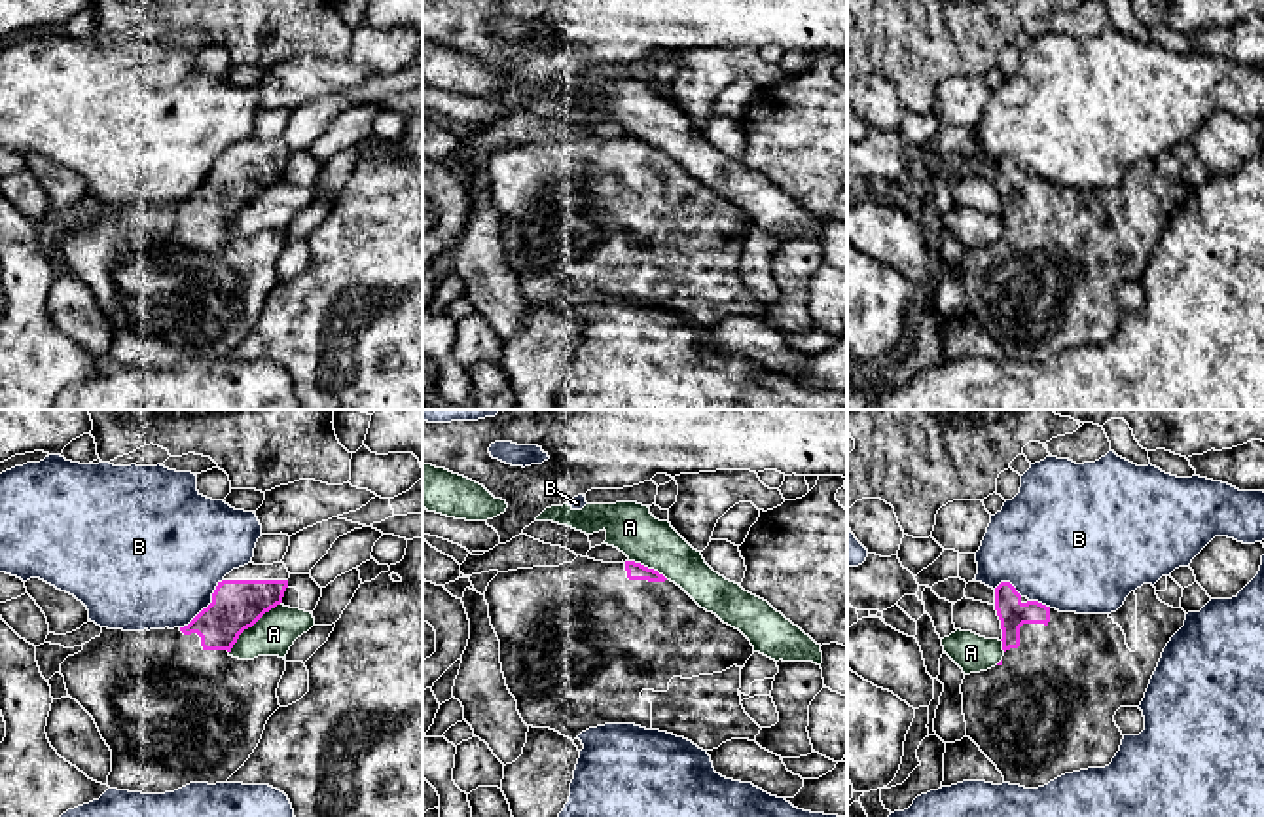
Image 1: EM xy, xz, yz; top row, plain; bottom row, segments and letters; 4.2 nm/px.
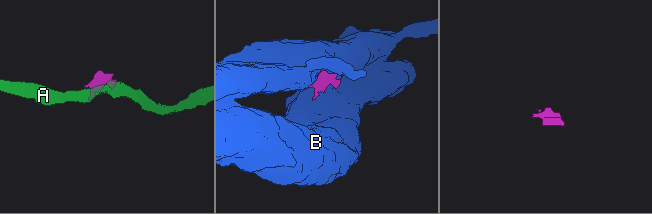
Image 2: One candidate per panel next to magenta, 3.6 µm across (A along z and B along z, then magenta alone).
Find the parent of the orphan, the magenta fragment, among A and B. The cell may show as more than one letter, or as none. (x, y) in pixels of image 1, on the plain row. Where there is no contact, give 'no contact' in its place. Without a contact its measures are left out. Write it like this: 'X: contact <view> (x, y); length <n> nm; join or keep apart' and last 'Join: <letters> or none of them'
A: contact xy (251, 201); length 300 nm; keep apart
B: contact xy (209, 181); length 280 nm; keep apart
Join: none of them

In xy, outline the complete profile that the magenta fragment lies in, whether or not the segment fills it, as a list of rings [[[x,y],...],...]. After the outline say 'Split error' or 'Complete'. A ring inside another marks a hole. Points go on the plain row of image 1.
[[[284,138],[233,144],[218,157],[212,178],[188,201],[174,205],[123,207],[102,203],[102,209],[83,220],[83,226],[61,239],[68,271],[95,296],[112,326],[108,362],[142,370],[174,368],[190,358],[226,358],[258,322],[269,292],[280,282],[279,258],[286,235],[258,231],[239,235],[229,227],[239,210],[252,203],[265,188],[282,178],[290,148]]]. Split error

